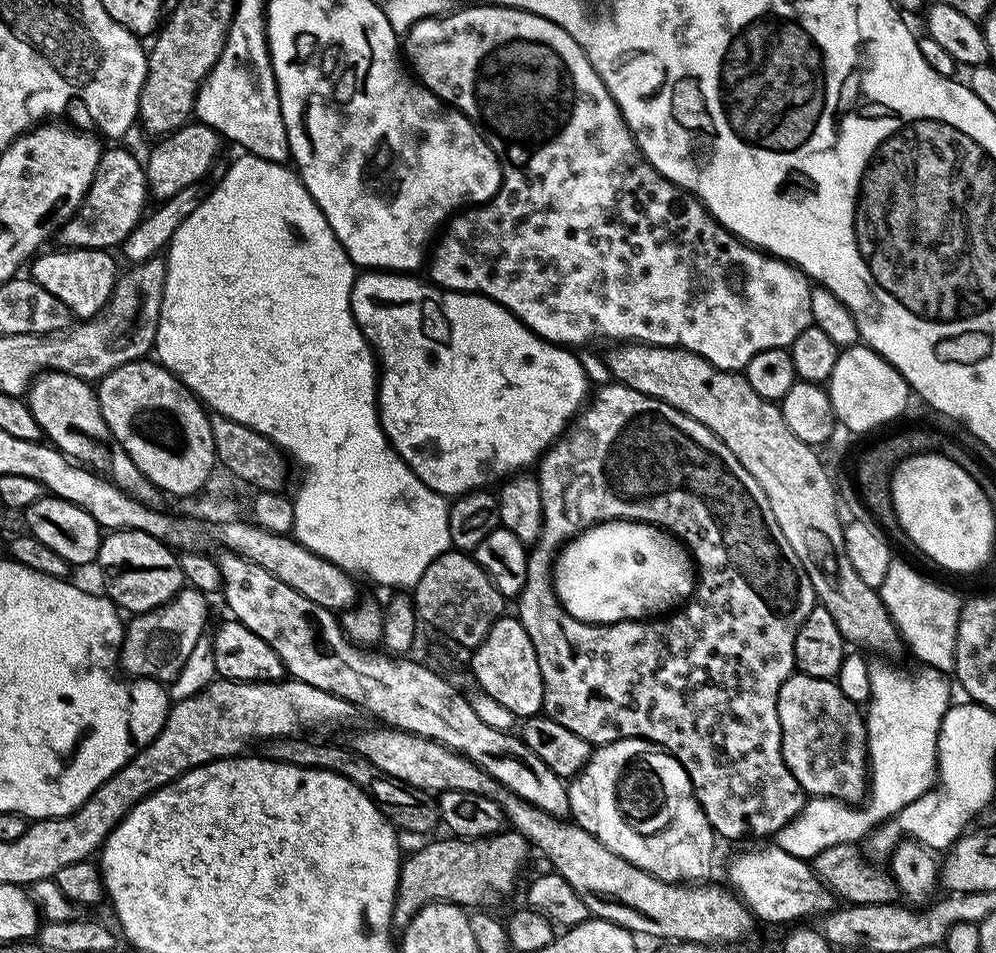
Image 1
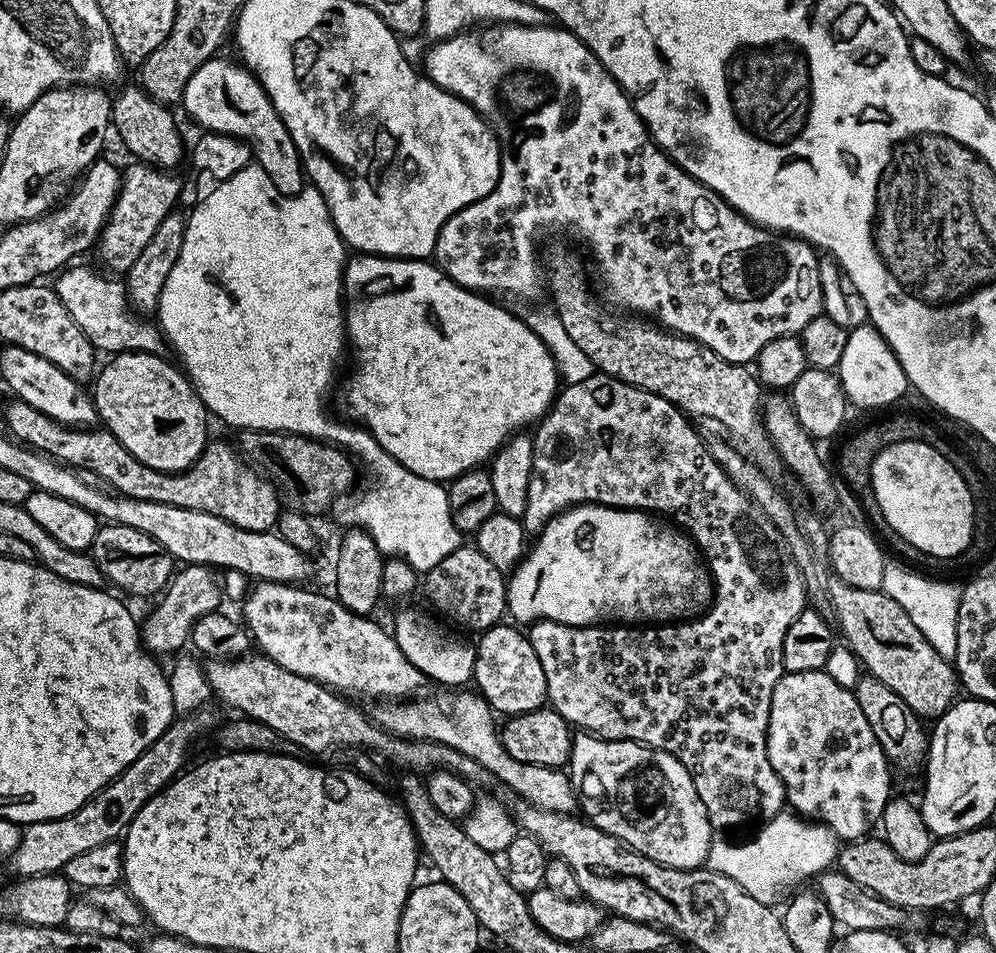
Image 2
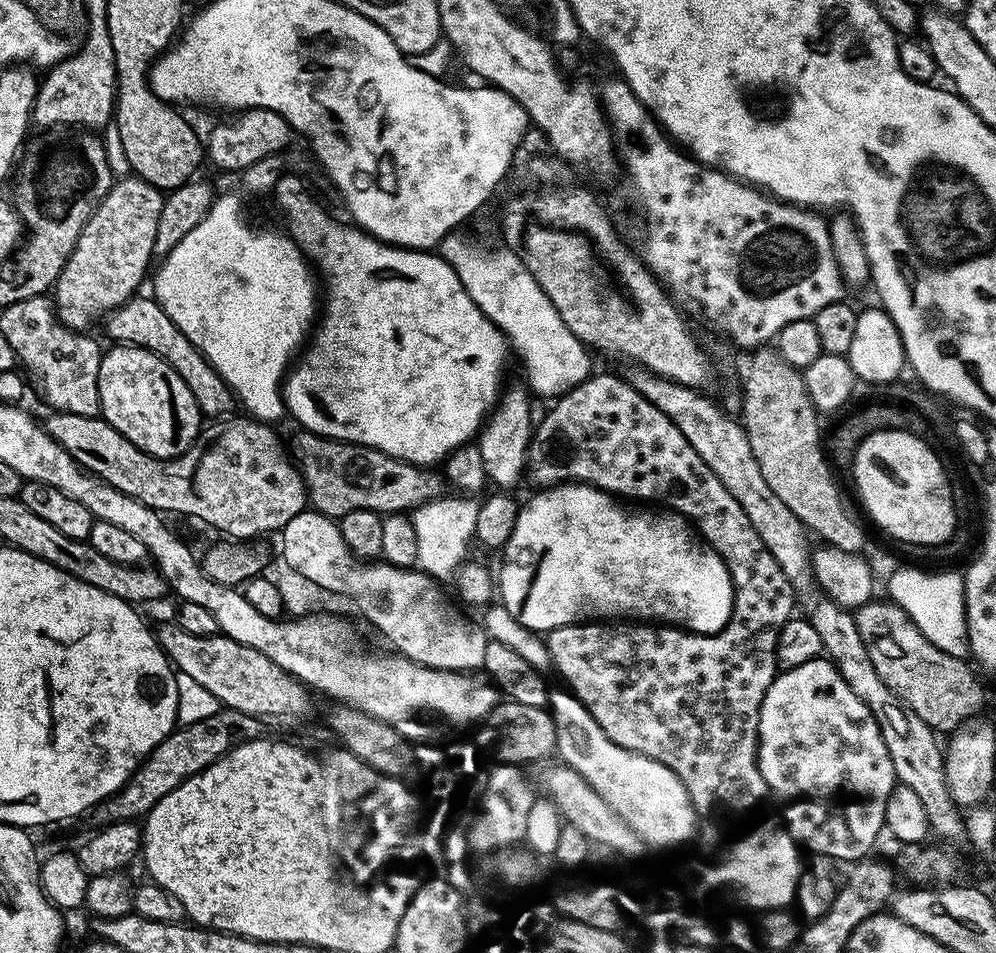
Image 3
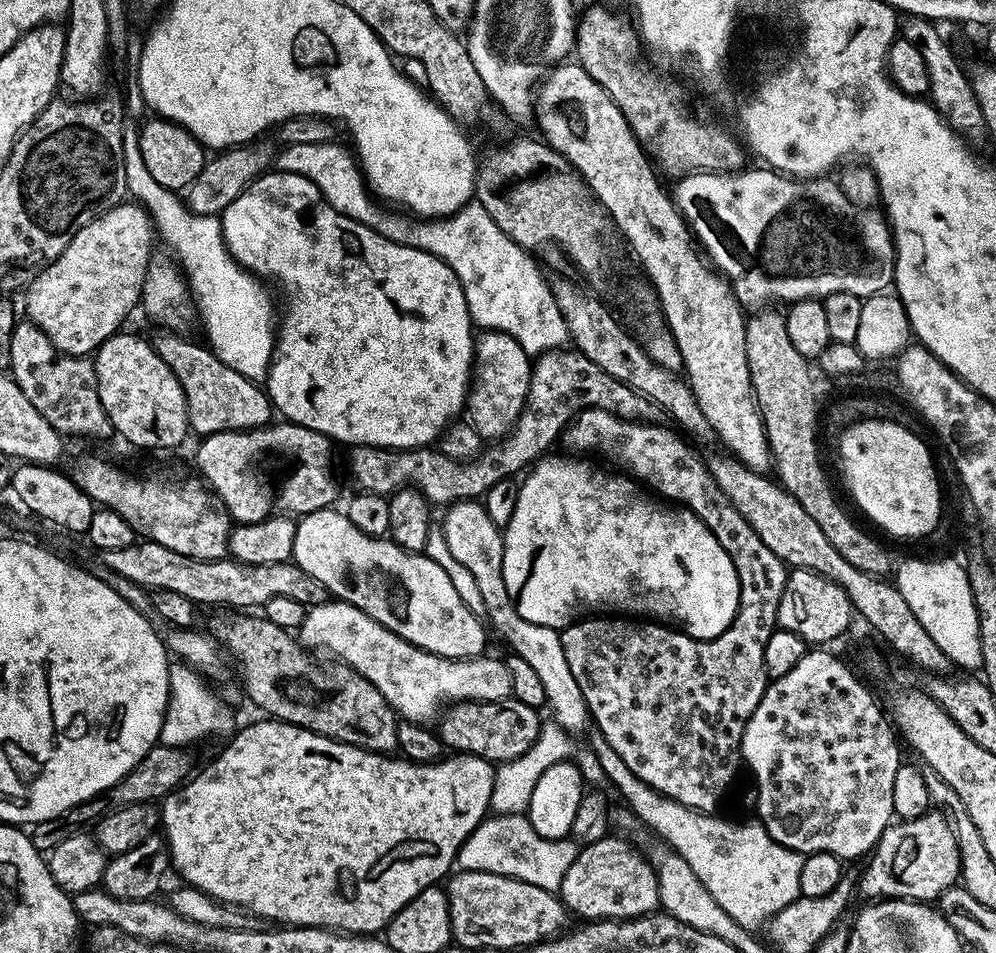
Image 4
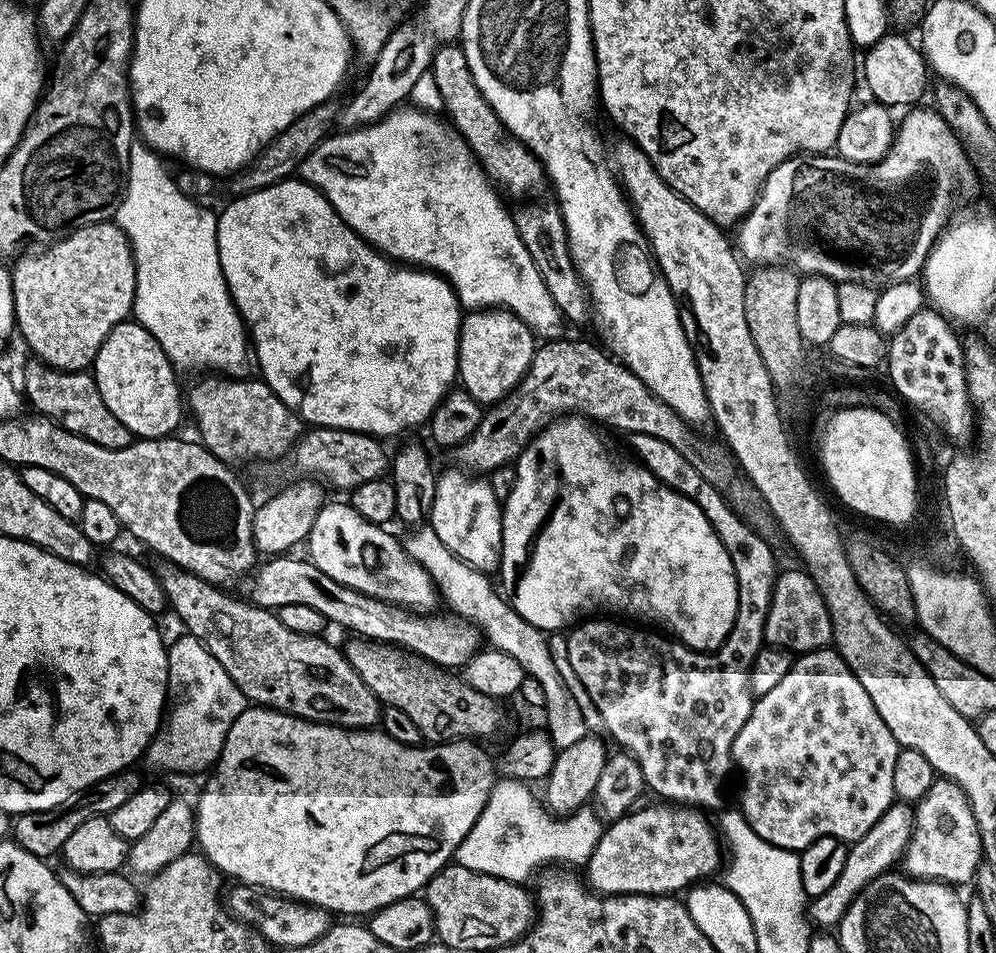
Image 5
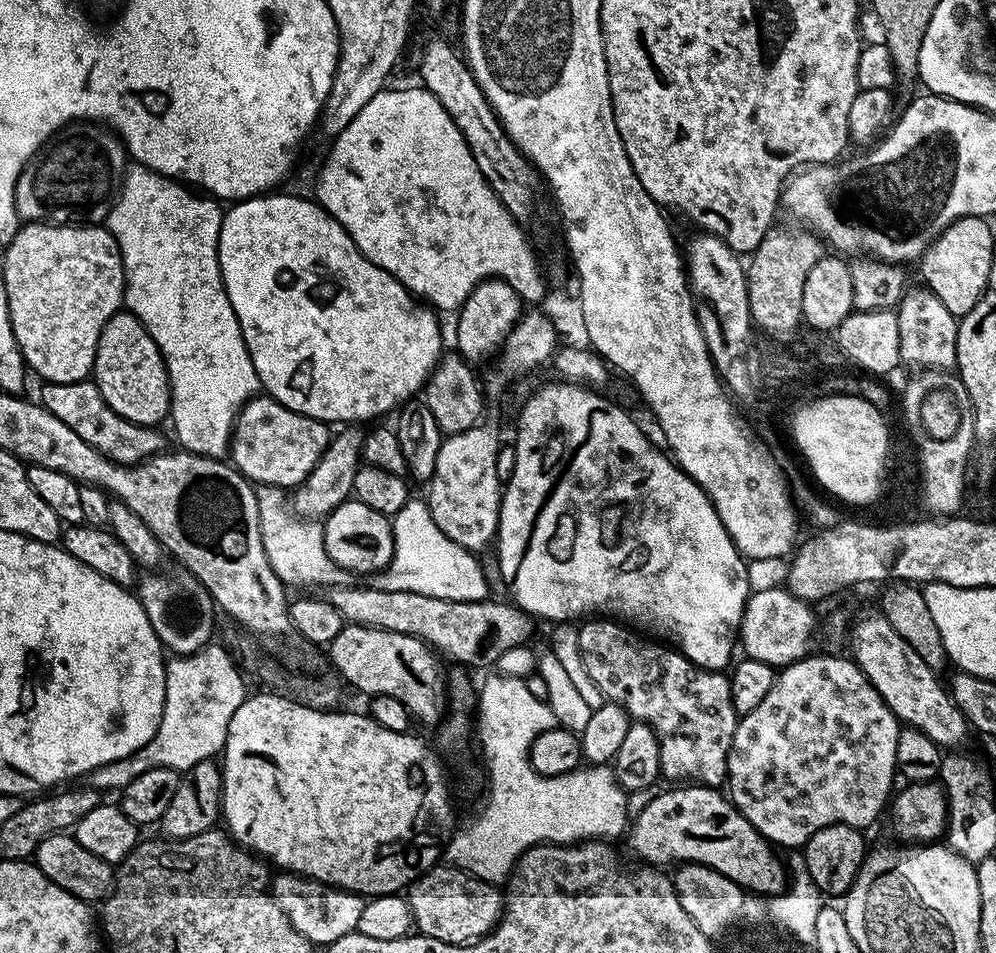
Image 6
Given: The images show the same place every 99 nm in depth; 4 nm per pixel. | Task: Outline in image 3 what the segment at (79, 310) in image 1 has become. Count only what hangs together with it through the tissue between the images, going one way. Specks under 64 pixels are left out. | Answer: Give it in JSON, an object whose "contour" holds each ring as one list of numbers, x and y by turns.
{"contour":[[137,294,120,308,115,308,107,317,108,336,116,344,133,344,139,348,150,350,158,358,162,358,190,386,190,394,194,394,194,402,198,402,201,413,208,418,220,418,231,413,234,408,234,397,228,389,228,383,218,375,214,366,196,347,174,326,174,322,162,310,162,306,151,295]]}

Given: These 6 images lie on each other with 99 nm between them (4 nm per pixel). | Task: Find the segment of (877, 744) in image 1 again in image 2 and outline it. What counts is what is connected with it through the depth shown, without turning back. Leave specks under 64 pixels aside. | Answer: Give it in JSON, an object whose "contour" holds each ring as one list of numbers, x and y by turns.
{"contour":[[785,810,774,819,763,821,759,828,760,833,745,844,731,844,728,840,713,839,706,861,707,867,738,882,738,886,742,886,742,890,746,890,750,898,758,898,758,902,775,905,775,900,787,888,802,880,815,878,837,863,838,837,825,824]]}

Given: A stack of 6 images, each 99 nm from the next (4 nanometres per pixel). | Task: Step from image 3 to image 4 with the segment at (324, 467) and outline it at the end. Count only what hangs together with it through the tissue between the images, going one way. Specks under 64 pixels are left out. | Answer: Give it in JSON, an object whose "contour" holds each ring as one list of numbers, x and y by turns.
{"contour":[[575,350,541,352,535,357,530,378,530,390,518,422,501,440,489,443,470,460,455,460,442,454,439,447,365,448,356,446,348,456,348,472,361,492,391,496,400,488,416,488,428,499,429,505,447,506,458,500,480,500,494,482,521,475,549,451,552,443,563,437,565,428,580,412,601,408,624,420,656,422,662,409,655,400,647,400,630,386,610,378,602,366,594,366]]}

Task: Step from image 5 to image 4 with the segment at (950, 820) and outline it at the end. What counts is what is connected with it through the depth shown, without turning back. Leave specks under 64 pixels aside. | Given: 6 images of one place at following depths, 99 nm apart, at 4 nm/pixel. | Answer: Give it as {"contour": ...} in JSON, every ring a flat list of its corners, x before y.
{"contour":[[929,810,913,820,893,822,880,836,868,862,860,880,858,876,858,892,865,896,865,901,939,901,946,889,953,887,960,878,956,829,952,827,949,817,940,810]]}

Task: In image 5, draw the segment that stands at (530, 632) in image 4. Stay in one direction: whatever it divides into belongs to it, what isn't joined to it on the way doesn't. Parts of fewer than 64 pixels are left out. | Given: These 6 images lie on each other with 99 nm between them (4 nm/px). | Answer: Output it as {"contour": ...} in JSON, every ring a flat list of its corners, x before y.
{"contour":[[455,466,449,469,449,472,441,471,437,475,430,525,447,550,473,567,478,574,495,573,500,567,502,554,502,501,494,494,491,483,483,475,469,474]]}

